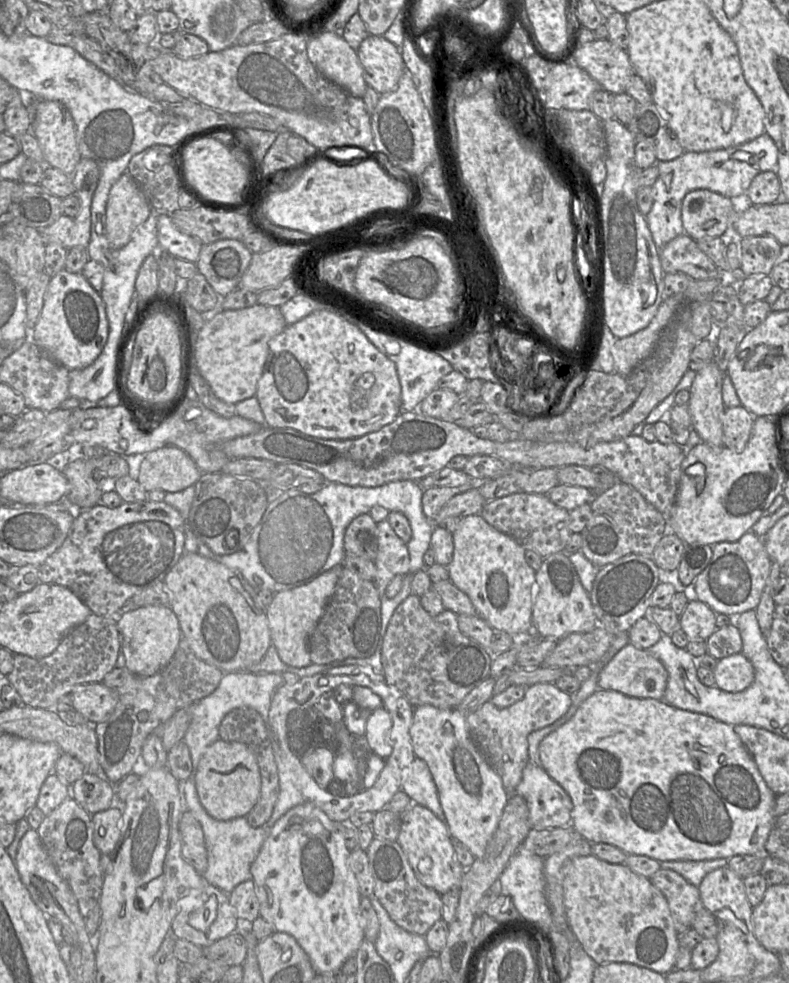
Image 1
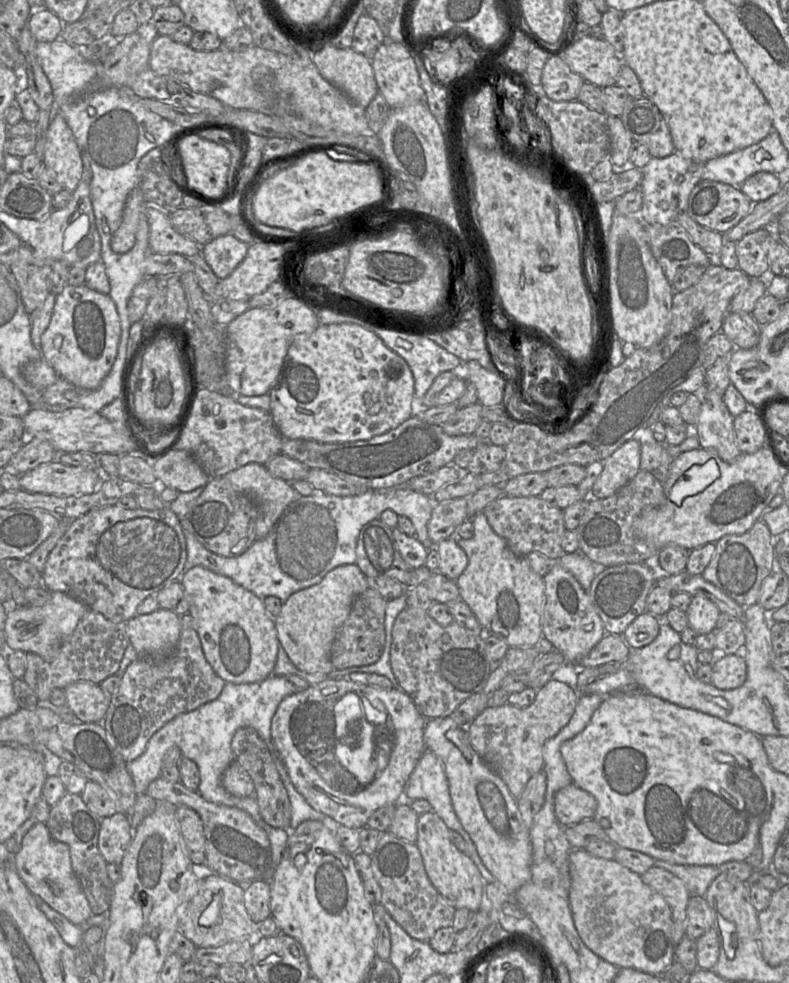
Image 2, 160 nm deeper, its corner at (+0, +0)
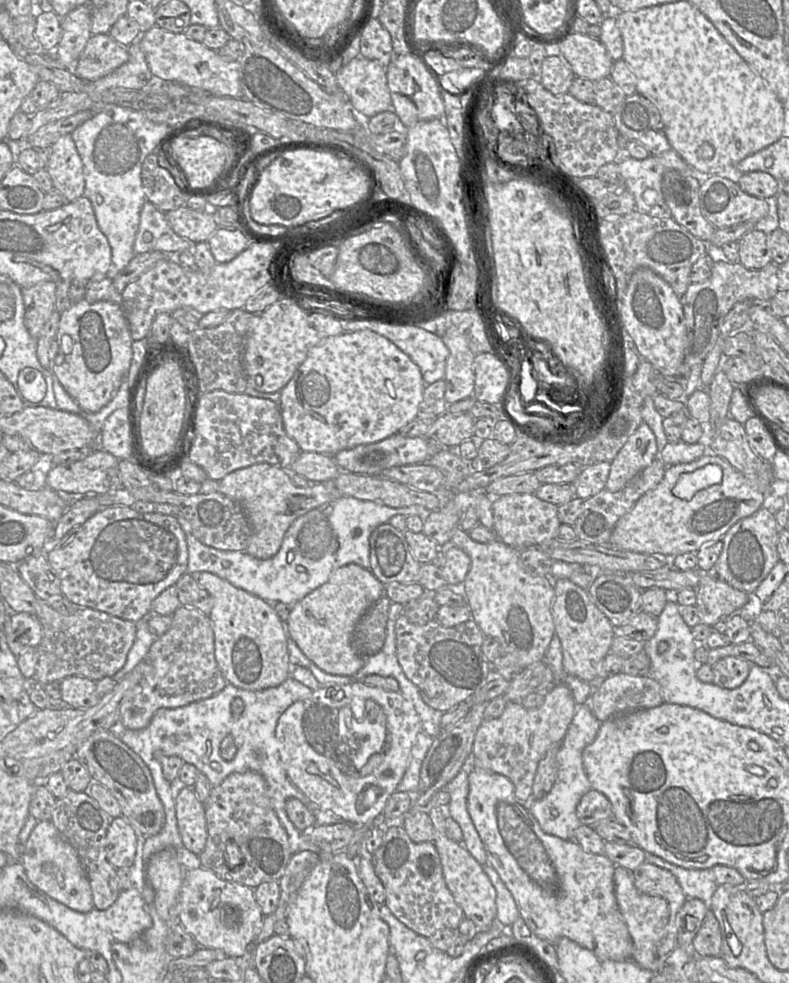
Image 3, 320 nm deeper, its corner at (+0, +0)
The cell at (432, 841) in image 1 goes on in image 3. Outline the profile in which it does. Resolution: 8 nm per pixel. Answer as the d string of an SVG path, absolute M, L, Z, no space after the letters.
M435 806L429 812L429 817L434 827L435 845L443 869L445 883L453 895L455 902L460 906L464 917L471 920L478 932L490 929L494 918L496 918L496 890L490 879L485 873L483 867L463 846L462 843L456 843L451 840L445 831L445 821L449 818L448 806Z

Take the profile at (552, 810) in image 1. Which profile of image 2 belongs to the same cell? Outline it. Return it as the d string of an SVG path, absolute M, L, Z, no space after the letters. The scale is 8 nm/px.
M573 783L558 790L555 794L554 812L563 827L592 819L596 809L596 798Z

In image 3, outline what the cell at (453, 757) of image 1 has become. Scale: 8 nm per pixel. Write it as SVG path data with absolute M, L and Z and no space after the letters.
M473 765L468 774L468 782L469 793L467 797L467 810L484 845L488 864L496 870L501 880L512 894L519 910L520 917L526 922L530 930L539 938L554 944L561 938L568 938L581 947L593 952L601 960L632 960L633 941L615 897L613 876L616 865L608 859L605 854L592 854L584 851L574 839L563 840L559 837L545 833L541 829L538 821L531 814L530 803L522 802L515 796L514 785L506 776L486 770L479 765Z

